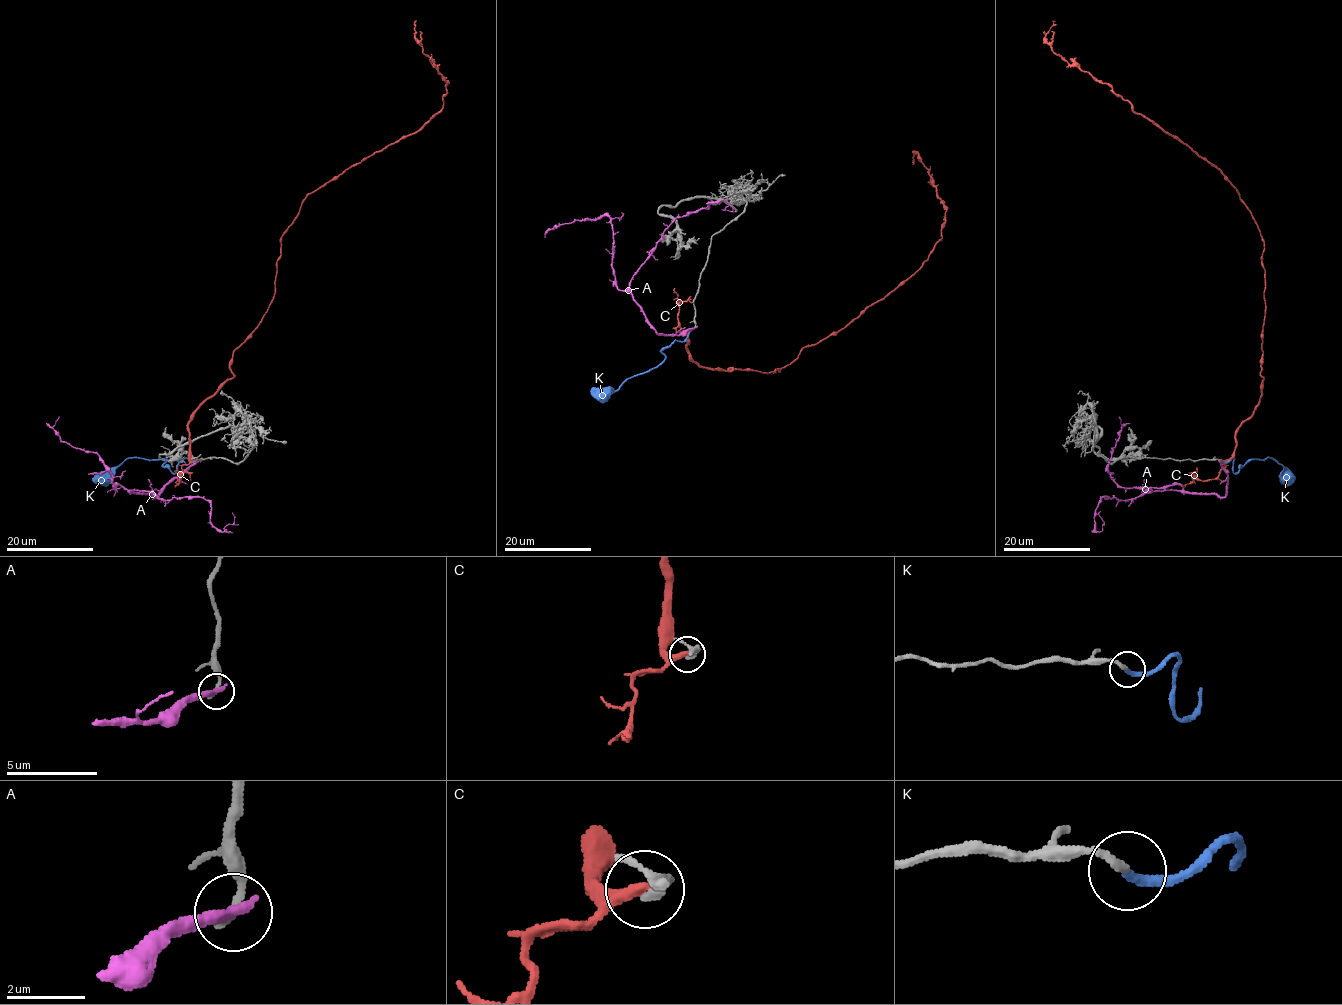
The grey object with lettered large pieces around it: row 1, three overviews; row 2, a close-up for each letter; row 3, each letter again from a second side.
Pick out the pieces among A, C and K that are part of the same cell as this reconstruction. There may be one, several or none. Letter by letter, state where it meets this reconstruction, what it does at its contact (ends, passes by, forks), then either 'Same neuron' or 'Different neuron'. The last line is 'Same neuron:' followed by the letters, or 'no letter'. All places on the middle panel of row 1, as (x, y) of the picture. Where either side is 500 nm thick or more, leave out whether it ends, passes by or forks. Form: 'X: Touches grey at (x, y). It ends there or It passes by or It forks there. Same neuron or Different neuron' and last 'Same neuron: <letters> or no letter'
A: Touches grey at (695, 327). It ends there. Different neuron
C: Touches grey at (693, 328). It ends there. Different neuron
K: Touches grey at (692, 329). It ends there. Same neuron
Same neuron: K

